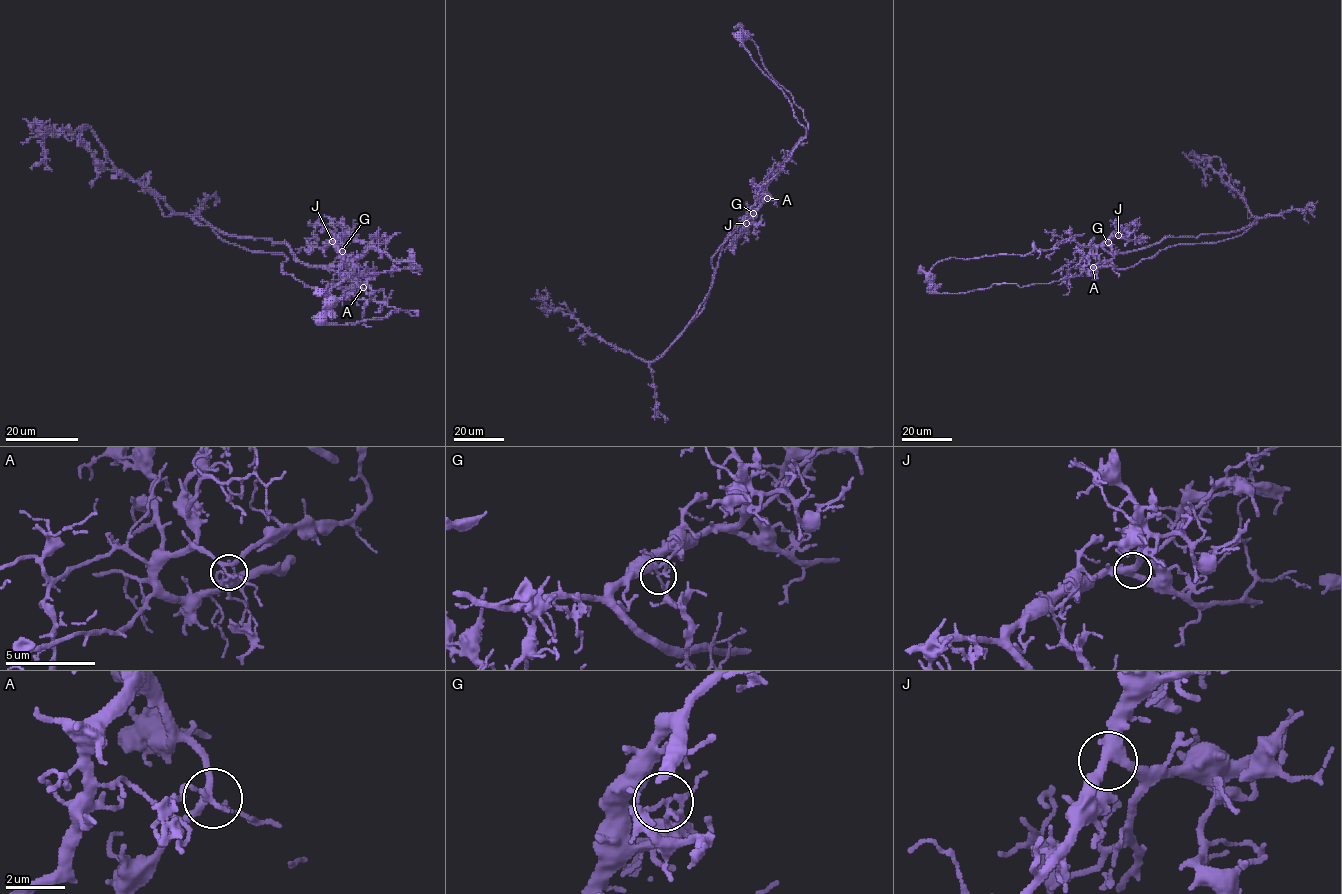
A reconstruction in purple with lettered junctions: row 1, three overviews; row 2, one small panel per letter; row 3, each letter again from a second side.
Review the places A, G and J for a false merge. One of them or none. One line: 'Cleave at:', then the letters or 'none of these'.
Cleave at: G

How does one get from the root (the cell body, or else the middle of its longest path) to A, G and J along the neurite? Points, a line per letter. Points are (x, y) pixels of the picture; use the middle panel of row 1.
A: (744, 36), (741, 39), (744, 47), (759, 68), (782, 90), (806, 133), (784, 167), (761, 186), (767, 198)
G: (744, 36), (754, 42), (764, 67), (791, 94), (807, 124), (806, 134), (779, 165), (750, 215), (753, 213)
J: (744, 36), (754, 42), (764, 67), (791, 94), (807, 124), (806, 134), (779, 165), (746, 223)

